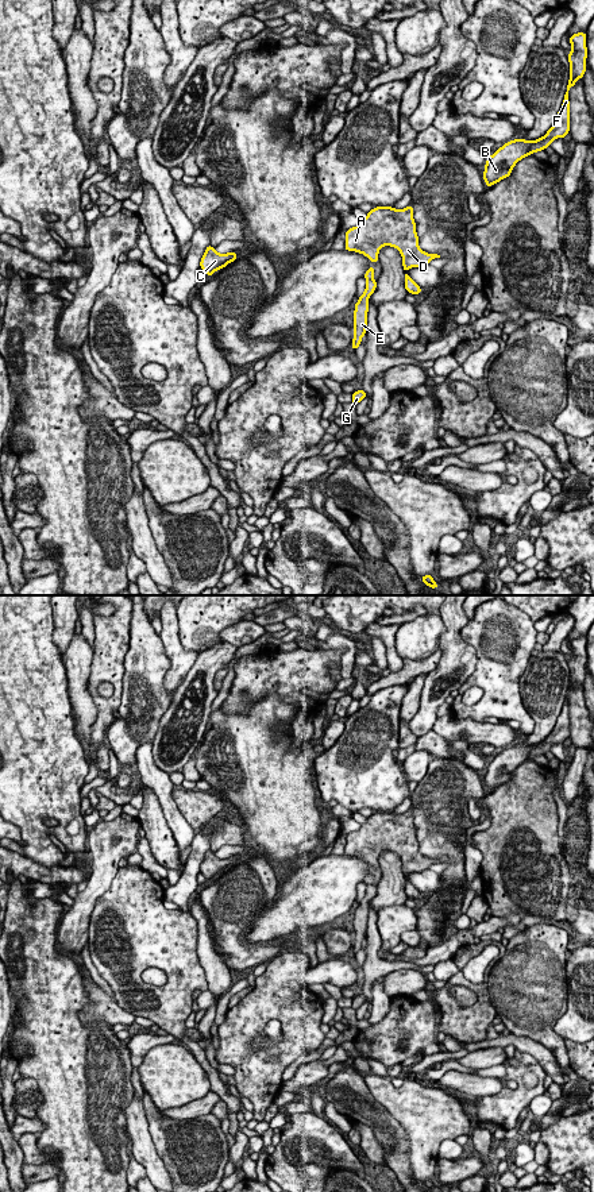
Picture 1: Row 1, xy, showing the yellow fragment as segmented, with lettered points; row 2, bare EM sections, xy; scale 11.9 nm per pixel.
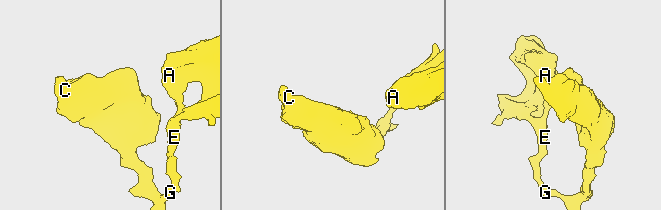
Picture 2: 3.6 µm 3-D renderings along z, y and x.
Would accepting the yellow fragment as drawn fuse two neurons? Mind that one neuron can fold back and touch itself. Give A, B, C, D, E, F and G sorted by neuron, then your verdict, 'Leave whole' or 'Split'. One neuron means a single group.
Groups: A B D F / C E G. Split

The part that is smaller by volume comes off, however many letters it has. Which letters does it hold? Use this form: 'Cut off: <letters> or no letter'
Cut off: C, E, G

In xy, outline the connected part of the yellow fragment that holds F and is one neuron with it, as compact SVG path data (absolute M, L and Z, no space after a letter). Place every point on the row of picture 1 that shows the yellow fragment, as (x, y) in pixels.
M578 32L570 36L570 45L572 47L572 50L567 53L570 62L570 80L562 108L558 112L552 127L544 136L536 140L524 140L522 138L513 139L512 142L506 142L493 155L490 155L486 161L483 171L483 181L487 188L509 177L518 161L532 155L533 153L544 151L545 147L551 146L554 139L563 139L570 132L568 90L576 84L579 78L583 78L585 76L587 67L586 38L586 32Z

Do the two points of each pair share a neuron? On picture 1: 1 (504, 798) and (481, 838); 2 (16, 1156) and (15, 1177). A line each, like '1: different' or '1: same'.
1: same
2: same

